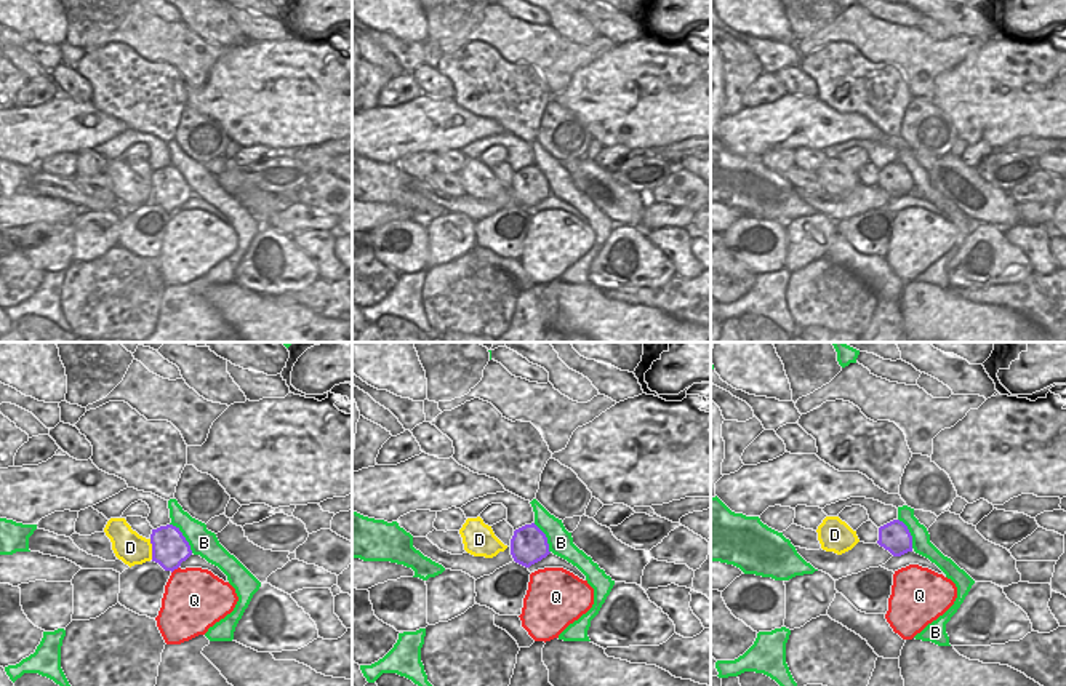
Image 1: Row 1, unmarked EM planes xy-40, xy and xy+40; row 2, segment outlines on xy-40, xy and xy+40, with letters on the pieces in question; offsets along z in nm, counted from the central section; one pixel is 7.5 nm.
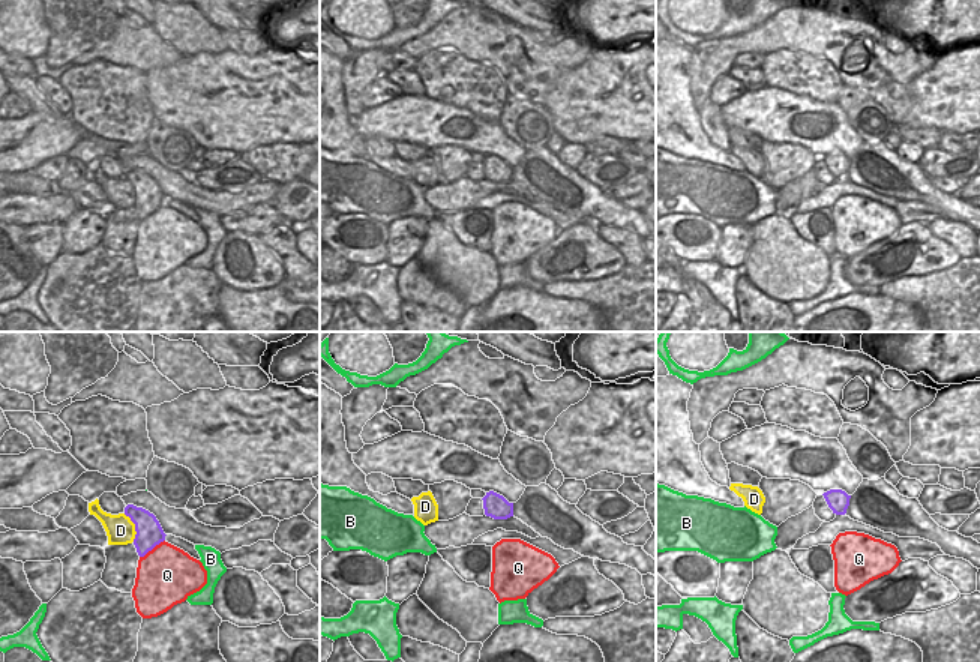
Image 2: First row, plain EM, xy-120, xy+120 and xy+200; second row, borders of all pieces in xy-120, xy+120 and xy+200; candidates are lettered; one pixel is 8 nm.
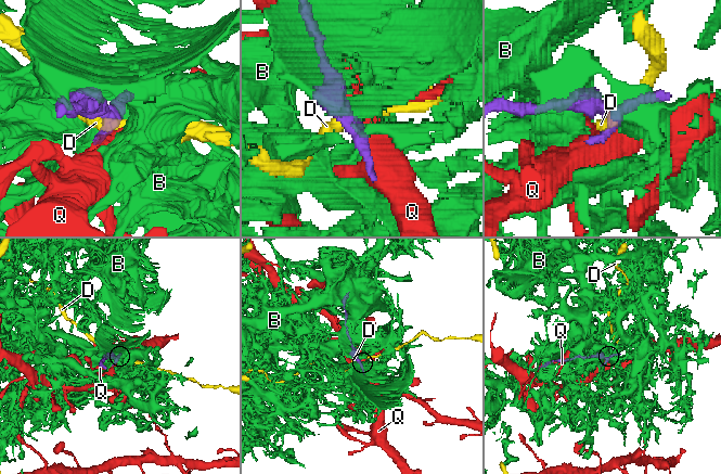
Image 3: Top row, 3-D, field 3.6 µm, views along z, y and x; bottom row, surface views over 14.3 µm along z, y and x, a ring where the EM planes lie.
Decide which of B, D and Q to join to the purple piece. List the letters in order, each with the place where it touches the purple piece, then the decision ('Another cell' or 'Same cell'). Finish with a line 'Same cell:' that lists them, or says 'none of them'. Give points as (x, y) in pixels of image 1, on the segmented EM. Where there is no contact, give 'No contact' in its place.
B: Touches purple at xy-40 (184, 538). Another cell
D: Touches purple at xy-40 (152, 549). Another cell
Q: Touches purple at xy-40 (175, 568). Another cell
Same cell: none of them.

